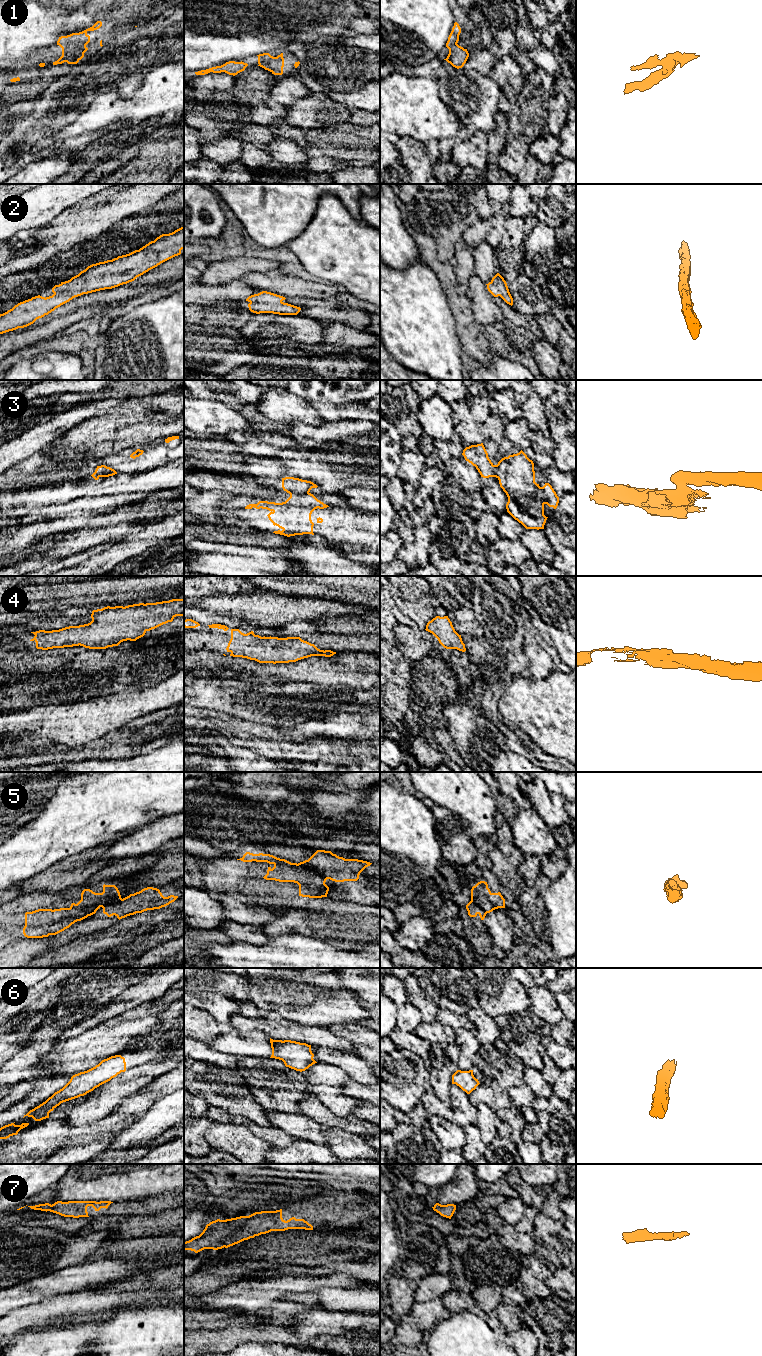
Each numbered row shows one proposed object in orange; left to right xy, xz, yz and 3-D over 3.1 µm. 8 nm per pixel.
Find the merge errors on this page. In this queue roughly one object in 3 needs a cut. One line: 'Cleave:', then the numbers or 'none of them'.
Cleave: 3, 5

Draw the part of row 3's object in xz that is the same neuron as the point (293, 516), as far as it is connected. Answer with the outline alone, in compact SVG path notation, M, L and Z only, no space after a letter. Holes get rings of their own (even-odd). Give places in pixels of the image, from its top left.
M311 493L291 494L290 497L282 503L259 501L257 504L249 504L245 509L267 509L270 513L267 515L273 525L282 530L274 531L275 534L287 537L303 534L312 534L314 523L311 520L312 512L319 508L329 507L318 500Z

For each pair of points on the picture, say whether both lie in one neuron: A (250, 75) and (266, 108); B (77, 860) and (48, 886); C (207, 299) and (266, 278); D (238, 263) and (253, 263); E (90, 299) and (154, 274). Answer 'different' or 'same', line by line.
A: same
B: same
C: different
D: same
E: same

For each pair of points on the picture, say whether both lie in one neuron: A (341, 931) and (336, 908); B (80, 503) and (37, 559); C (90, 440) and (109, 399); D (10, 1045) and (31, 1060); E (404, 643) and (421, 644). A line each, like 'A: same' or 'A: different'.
A: same
B: different
C: different
D: different
E: same

